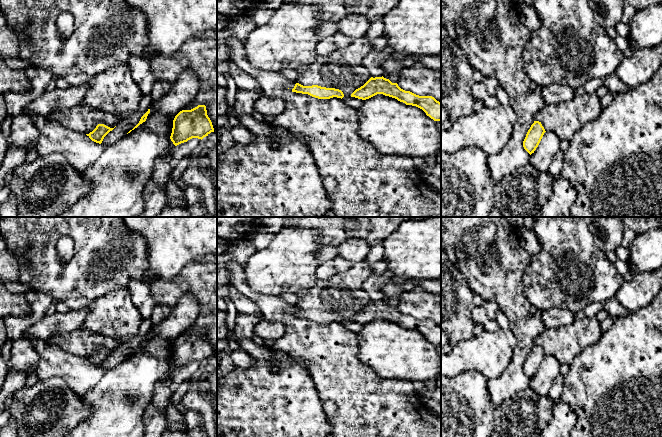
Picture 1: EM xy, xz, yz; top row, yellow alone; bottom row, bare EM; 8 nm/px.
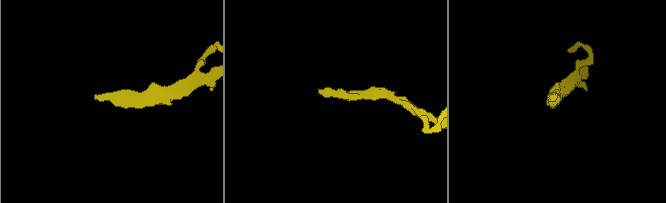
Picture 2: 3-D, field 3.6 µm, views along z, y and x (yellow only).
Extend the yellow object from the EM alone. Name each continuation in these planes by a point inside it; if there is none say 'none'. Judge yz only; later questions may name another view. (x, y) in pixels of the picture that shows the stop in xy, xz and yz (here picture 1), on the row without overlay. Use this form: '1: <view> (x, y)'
none

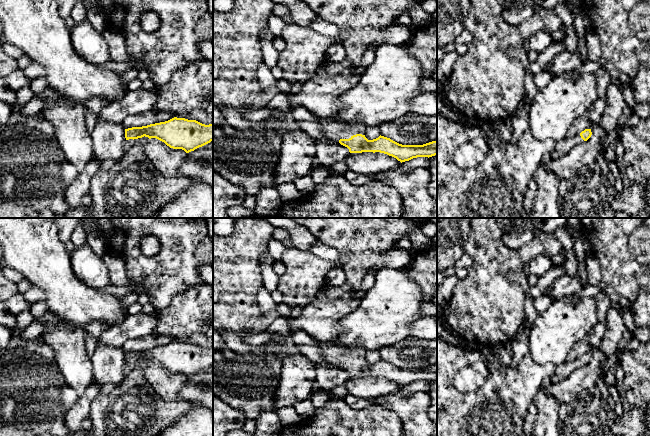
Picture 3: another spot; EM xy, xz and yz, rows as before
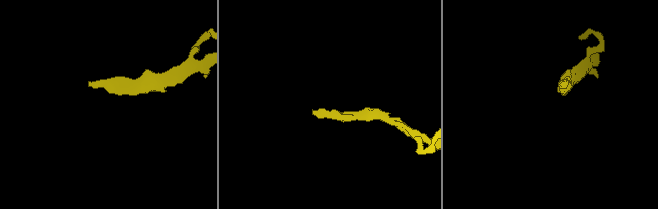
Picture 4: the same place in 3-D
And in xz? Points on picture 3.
1: xz (334, 352)

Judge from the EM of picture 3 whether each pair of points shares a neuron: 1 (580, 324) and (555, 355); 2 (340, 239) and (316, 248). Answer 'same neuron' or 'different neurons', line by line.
1: same neuron
2: different neurons

